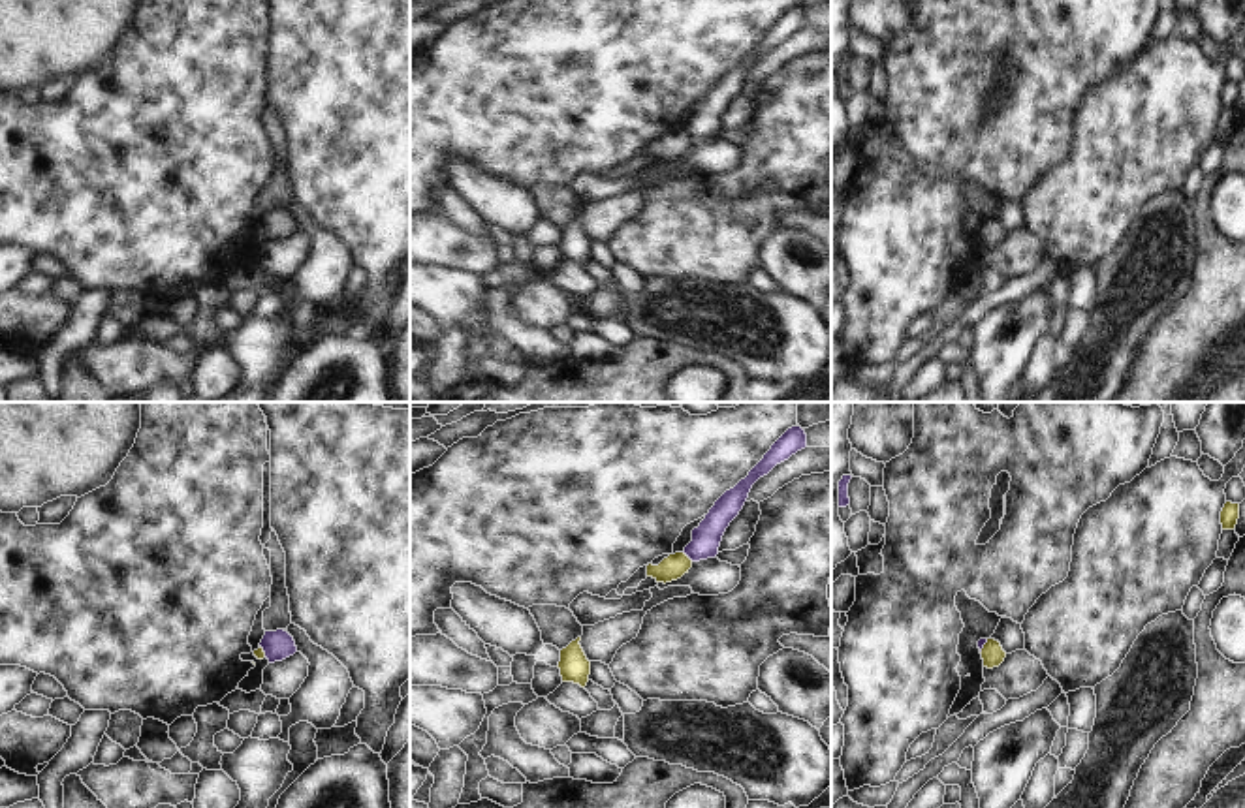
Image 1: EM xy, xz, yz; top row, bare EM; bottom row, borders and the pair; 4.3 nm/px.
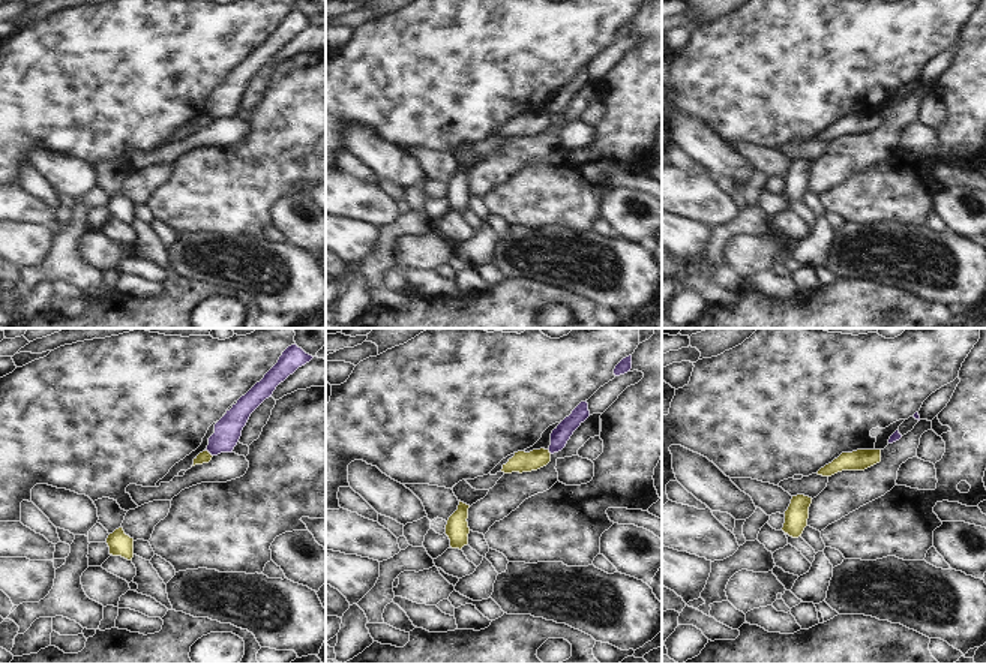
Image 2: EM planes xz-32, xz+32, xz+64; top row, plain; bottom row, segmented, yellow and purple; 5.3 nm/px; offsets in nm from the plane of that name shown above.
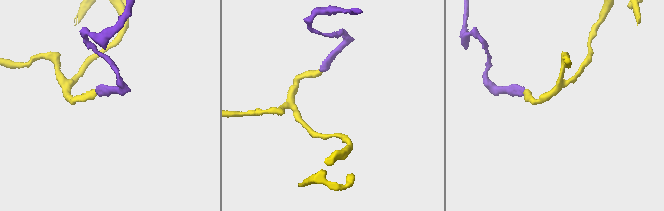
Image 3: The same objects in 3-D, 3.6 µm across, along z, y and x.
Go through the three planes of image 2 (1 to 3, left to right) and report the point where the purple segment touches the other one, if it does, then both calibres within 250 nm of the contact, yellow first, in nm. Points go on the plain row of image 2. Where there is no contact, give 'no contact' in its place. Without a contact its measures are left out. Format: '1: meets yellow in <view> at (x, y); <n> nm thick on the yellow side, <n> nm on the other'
1: meets yellow in xz-32 at (209, 117); 60 nm thick on the yellow side, 140 nm on the other
2: meets yellow in xz+32 at (548, 116); 110 nm thick on the yellow side, 100 nm on the other
3: no contact

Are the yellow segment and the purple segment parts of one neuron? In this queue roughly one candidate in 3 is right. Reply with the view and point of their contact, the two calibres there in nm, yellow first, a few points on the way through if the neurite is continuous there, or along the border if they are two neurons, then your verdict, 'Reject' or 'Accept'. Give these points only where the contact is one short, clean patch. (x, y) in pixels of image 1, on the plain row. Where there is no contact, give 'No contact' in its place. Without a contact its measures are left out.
Touches yellow at xz (687, 136). Thickness 110 nm (yellow) against 130 nm. Boundary: xz (683, 130), (693, 139). Reject.

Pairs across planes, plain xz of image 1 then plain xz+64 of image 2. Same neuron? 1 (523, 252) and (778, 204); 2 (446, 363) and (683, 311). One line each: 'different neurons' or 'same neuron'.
1: different neurons
2: same neuron

